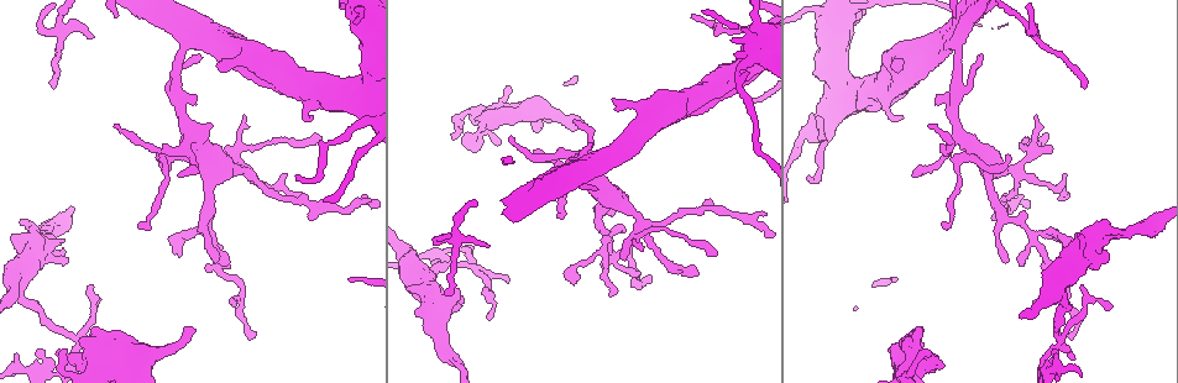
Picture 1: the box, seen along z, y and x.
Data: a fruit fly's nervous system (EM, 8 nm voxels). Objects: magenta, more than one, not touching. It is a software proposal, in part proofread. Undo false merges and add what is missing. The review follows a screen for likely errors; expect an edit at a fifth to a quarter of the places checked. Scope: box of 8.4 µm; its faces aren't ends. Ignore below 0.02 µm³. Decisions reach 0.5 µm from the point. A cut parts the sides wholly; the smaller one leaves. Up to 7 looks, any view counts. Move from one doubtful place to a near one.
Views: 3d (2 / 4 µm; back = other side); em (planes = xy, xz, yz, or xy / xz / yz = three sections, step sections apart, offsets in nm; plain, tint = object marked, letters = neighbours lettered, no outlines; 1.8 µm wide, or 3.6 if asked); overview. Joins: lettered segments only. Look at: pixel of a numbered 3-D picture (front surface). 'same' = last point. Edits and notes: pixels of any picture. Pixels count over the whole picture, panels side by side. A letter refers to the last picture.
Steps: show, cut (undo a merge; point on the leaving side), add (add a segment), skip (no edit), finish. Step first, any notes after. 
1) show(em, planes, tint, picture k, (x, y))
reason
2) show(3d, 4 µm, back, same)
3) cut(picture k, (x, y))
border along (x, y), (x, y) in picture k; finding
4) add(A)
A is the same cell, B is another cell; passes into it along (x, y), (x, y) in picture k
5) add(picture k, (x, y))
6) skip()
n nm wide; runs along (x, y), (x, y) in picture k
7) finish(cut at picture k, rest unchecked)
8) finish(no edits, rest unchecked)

show(em, 3.6 µm, xz, step 16, tint, picture 1, (202, 36))
calibre changes

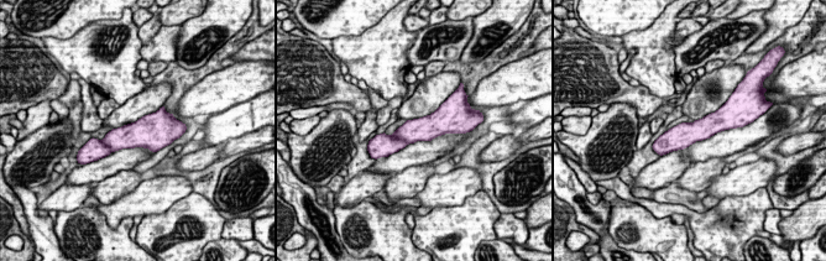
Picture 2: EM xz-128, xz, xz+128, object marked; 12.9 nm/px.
show(em, 3.6 µm, xz, step 16, letters, same)

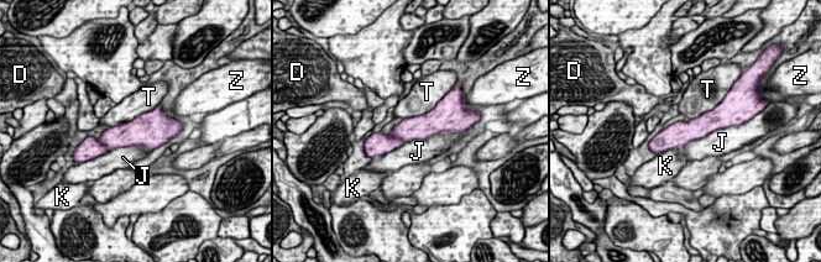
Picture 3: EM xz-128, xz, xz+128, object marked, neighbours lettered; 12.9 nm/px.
skip()
D, J, K, T and Z are other cells; all the same cell

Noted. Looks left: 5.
show(3d, 2 µm, picture 1, (572, 120))
branch stops here

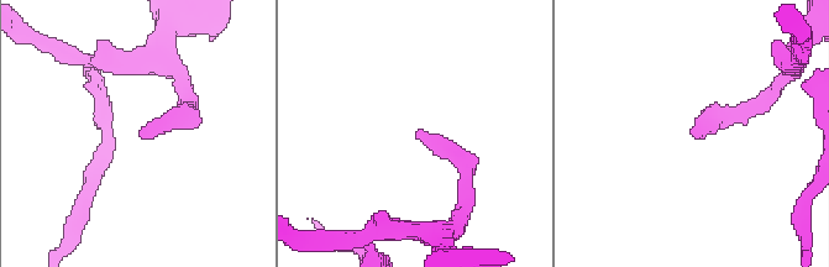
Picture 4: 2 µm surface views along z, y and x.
show(em, xy, step 4, tint, picture 4, (694, 133))

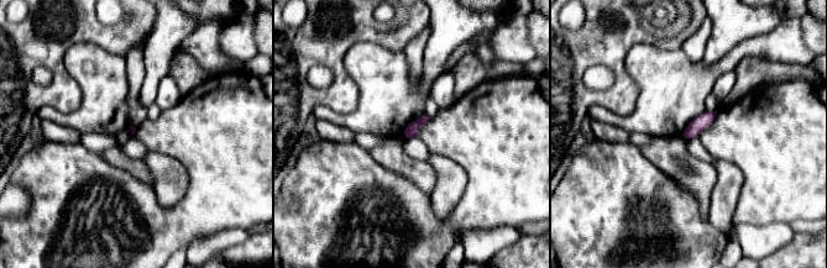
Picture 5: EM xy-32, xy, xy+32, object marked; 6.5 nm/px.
show(em, xy, step 4, letters, same)
see the neighbours

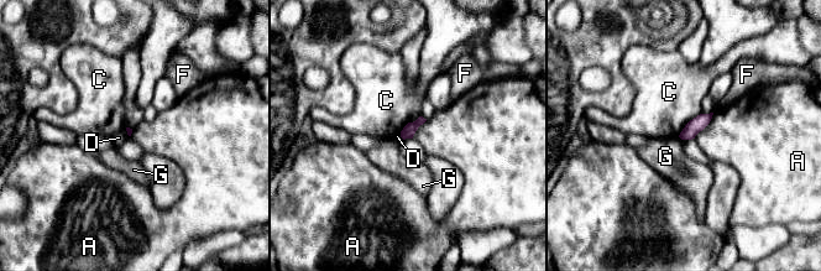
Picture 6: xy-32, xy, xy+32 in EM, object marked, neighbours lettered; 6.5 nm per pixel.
skip()
A, C, D, F and G are other cells; border along (714, 113), (710, 121), (694, 137) in picture 6; none of them fits

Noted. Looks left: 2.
show(em, planes, tint, picture 1, (214, 260))
tapers out

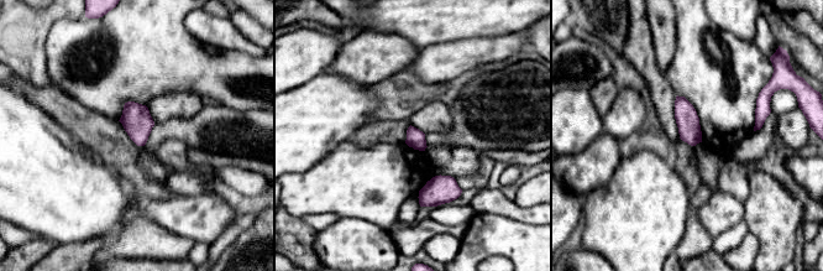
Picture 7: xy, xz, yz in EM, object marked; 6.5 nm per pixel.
show(em, planes, letters, same)

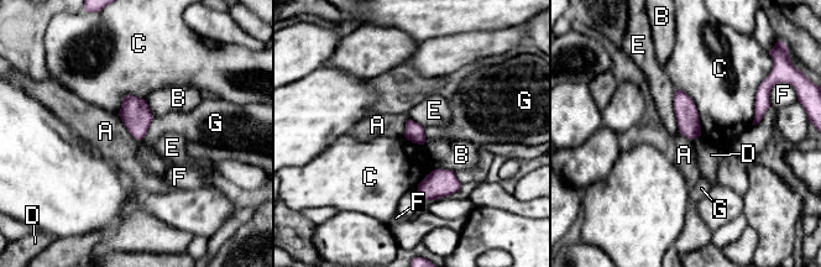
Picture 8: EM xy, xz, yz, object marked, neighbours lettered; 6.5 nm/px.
skip()
C touches over 360 nm; A, B, C, D, E, F and G are other cells; border along (118, 114), (125, 127), (142, 140) in picture 8; no lettered segment goes on from it

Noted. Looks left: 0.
finish(no edits, rest unchecked)

